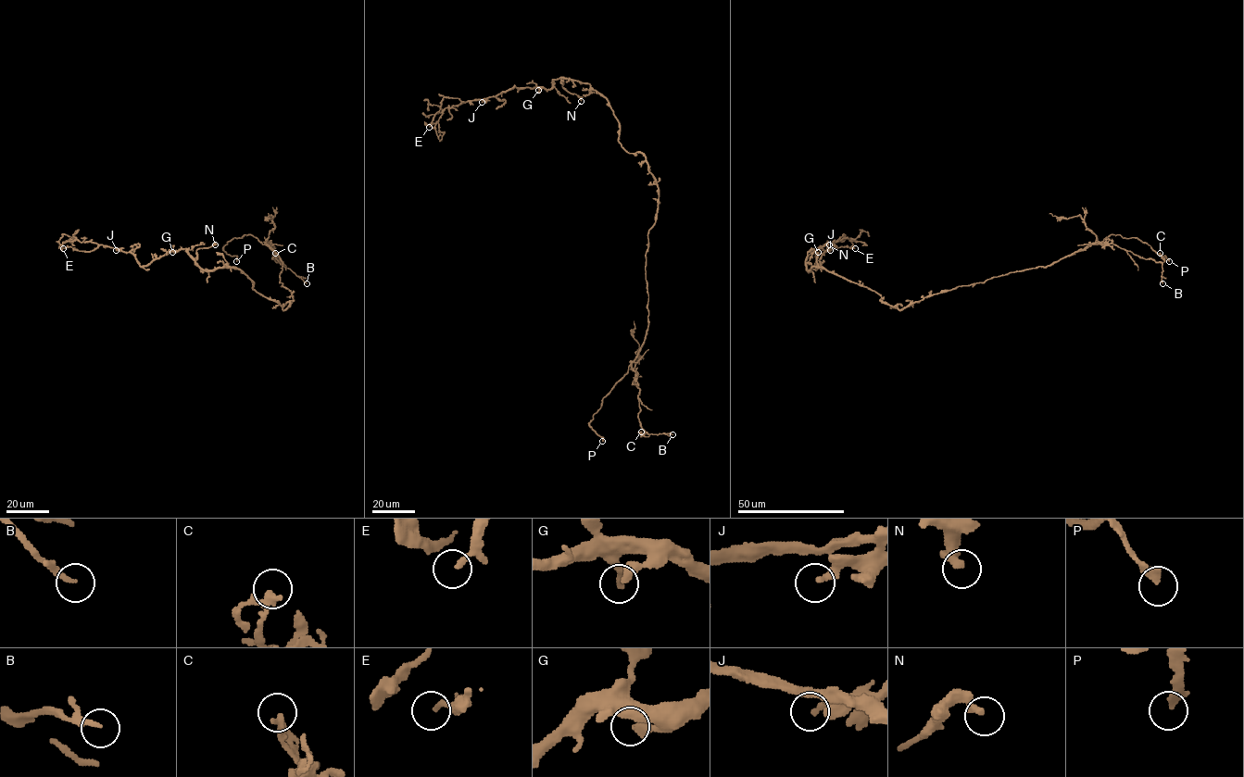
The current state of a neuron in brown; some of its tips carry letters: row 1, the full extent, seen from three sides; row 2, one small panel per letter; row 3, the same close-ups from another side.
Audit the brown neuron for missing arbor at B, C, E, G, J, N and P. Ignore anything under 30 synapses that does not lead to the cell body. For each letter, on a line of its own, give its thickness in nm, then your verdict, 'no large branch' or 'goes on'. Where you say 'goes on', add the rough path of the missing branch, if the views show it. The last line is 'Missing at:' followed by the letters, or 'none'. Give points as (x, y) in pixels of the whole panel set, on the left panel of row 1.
B: 190 nm | no large branch
C: 200 nm | no large branch
E: 200 nm | no large branch
G: 360 nm | no large branch
J: 240 nm | no large branch
N: 320 nm | no large branch
P: 300 nm | goes on | (236, 261), (225, 262), (229, 253), (240, 258), (234, 263)
Missing at: P

